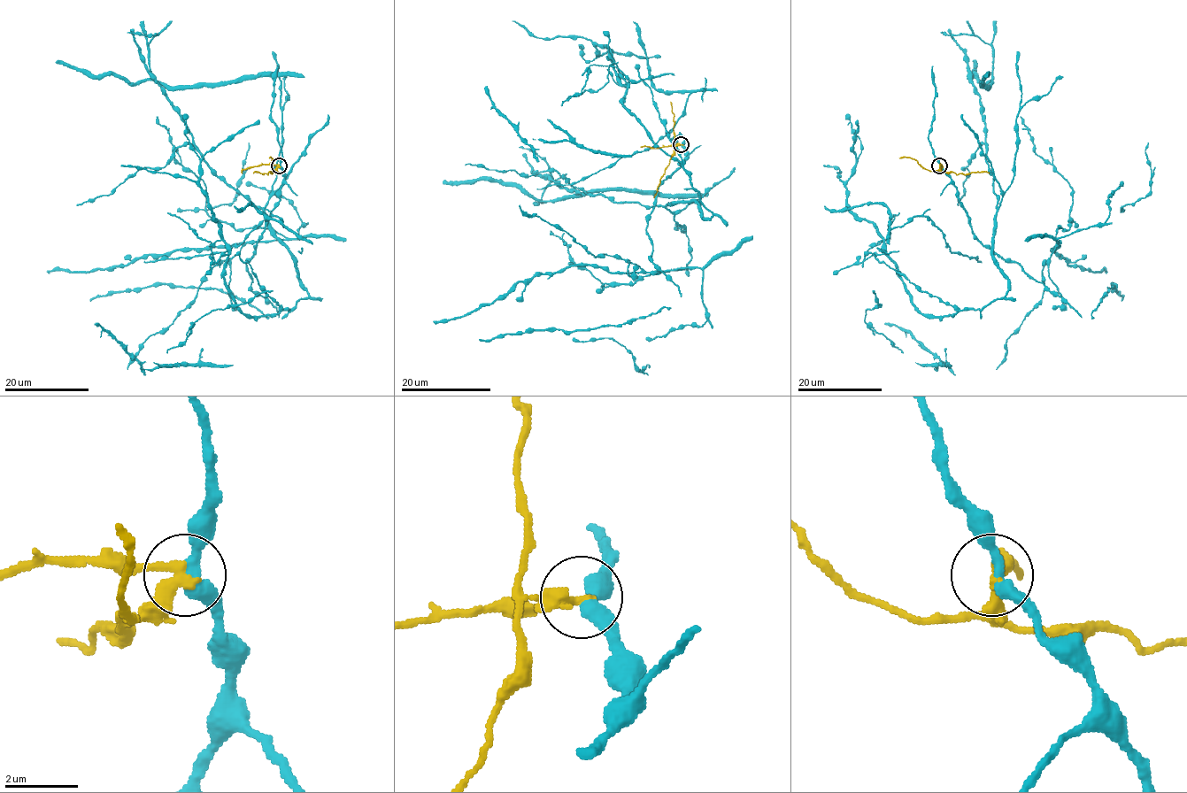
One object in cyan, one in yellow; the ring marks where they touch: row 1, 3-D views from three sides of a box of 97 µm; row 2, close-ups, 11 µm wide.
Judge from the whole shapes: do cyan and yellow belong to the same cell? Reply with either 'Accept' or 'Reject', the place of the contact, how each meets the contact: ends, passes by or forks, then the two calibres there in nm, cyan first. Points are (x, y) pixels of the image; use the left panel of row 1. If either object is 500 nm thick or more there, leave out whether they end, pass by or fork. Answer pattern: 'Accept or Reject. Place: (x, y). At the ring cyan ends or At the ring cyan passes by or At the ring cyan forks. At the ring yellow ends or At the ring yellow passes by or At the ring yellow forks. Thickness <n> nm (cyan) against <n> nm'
Reject. Place: (279, 165). At the ring cyan passes by. At the ring yellow passes by. Thickness 360 nm (cyan) against 280 nm

